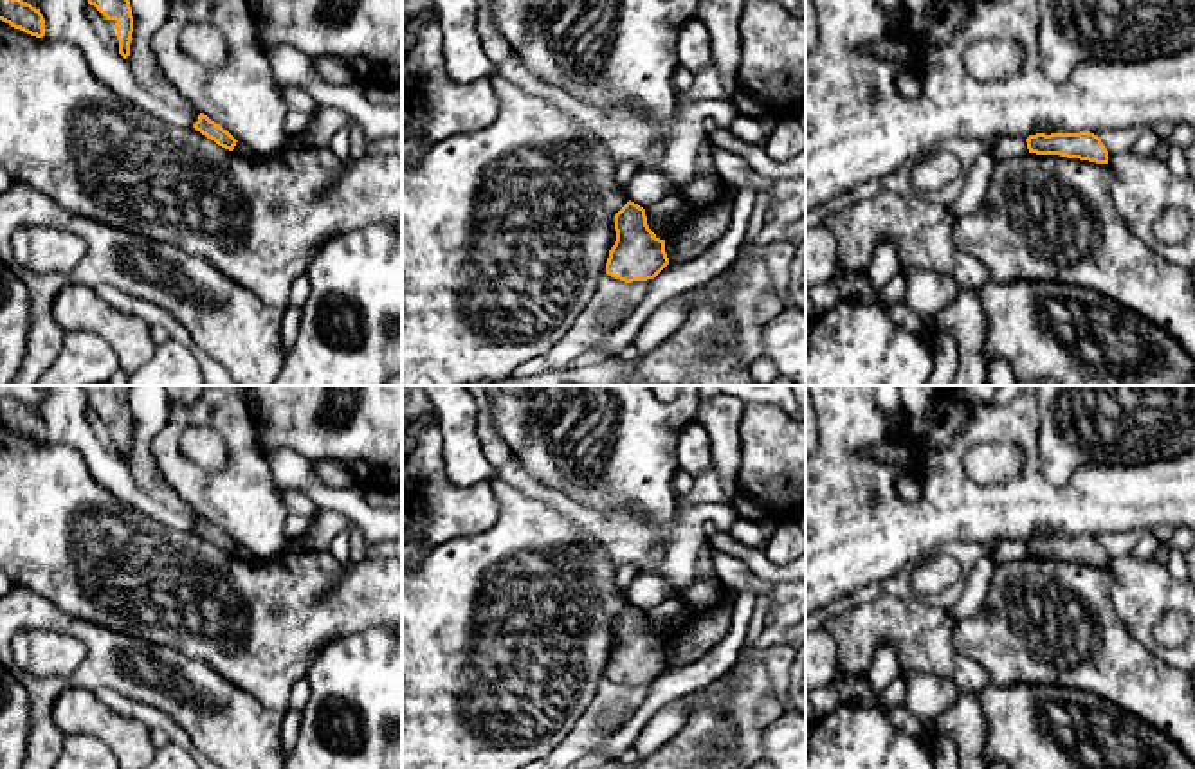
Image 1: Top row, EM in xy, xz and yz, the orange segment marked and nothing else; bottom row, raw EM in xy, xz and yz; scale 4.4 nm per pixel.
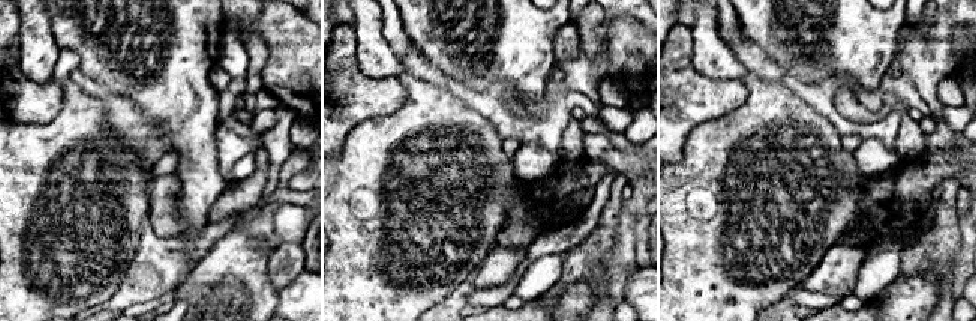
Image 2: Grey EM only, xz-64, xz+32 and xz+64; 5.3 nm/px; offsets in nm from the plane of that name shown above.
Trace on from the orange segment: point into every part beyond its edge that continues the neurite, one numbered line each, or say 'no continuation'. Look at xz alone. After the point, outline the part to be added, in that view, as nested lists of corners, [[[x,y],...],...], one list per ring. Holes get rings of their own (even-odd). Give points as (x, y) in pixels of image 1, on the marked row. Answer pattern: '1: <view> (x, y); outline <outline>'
no continuation

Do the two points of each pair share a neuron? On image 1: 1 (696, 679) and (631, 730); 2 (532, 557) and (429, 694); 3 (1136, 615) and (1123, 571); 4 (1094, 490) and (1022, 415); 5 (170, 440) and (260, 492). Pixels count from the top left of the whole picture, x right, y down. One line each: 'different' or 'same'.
1: same
2: same
3: same
4: same
5: same

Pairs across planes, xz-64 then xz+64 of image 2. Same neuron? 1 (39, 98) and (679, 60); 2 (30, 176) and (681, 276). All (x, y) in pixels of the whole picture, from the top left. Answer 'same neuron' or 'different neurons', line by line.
1: same neuron
2: same neuron

